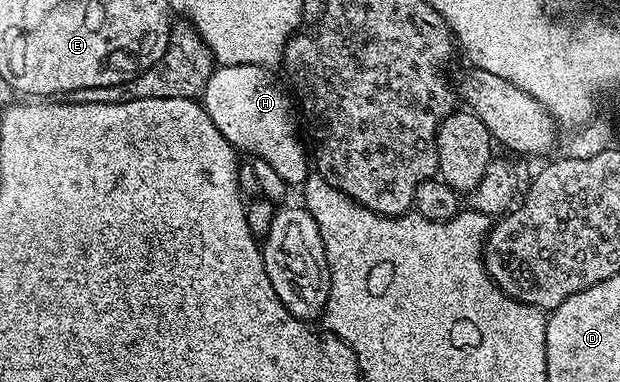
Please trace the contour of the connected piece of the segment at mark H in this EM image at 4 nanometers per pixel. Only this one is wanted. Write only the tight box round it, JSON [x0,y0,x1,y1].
[201,65,317,185]

